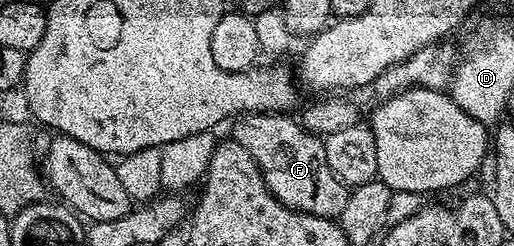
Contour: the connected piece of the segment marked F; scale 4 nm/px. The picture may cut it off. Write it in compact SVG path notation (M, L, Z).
M254 111L239 116L232 125L231 138L254 157L270 193L279 203L314 217L339 220L350 188L326 165L321 136L310 133L288 113Z

